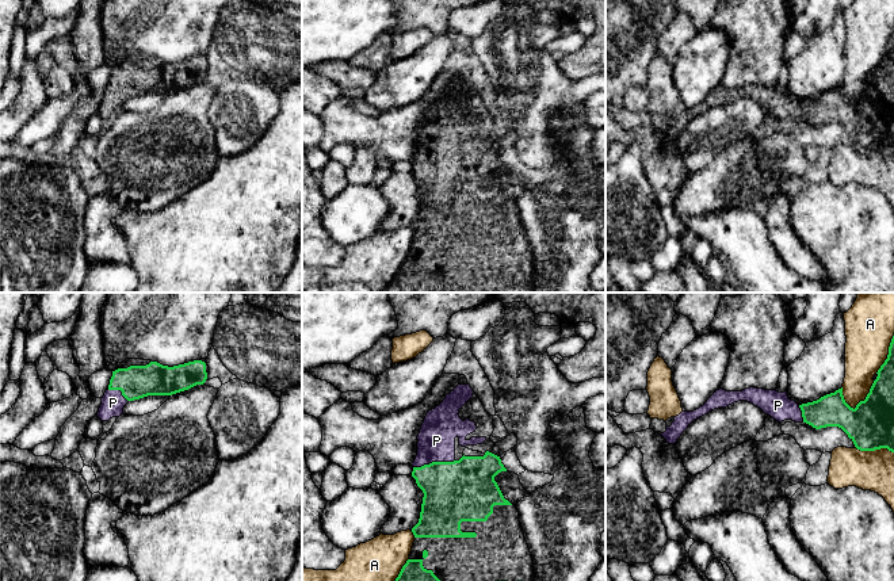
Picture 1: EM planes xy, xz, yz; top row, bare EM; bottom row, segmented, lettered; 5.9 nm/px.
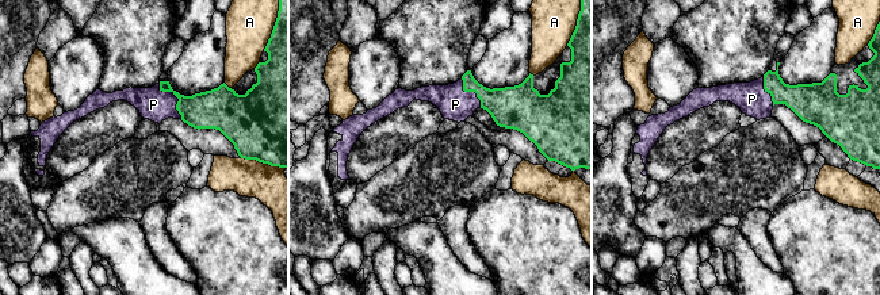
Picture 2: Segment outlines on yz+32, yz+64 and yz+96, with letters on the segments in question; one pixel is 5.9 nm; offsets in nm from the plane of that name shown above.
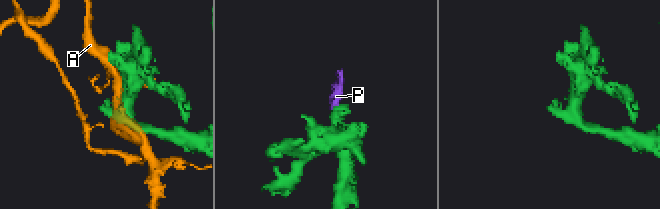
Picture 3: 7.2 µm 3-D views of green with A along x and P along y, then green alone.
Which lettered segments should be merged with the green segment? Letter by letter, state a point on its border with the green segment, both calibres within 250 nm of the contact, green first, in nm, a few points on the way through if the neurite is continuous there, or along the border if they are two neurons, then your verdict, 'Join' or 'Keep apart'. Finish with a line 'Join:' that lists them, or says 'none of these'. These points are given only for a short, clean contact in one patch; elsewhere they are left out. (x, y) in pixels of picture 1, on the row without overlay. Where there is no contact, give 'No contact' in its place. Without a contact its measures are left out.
A: Touches green at yz (864, 96). Thickness 280 nm (green) against 220 nm. Keep apart
P: Touches green at xz (434, 159). Thickness 360 nm (green) against 220 nm. Path across: xz (462, 187), (434, 159), (436, 137). Join
Join: P

